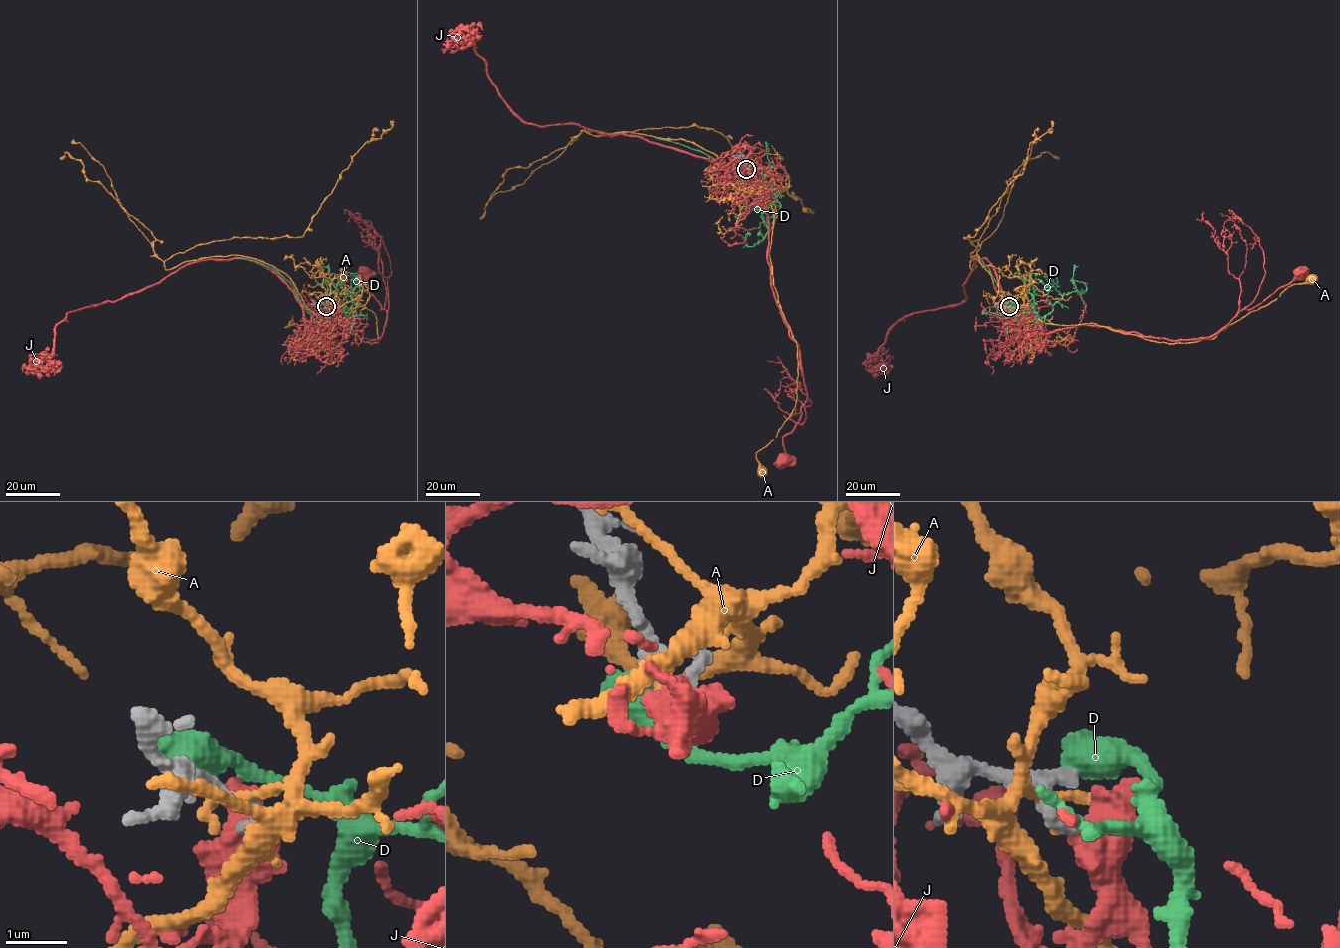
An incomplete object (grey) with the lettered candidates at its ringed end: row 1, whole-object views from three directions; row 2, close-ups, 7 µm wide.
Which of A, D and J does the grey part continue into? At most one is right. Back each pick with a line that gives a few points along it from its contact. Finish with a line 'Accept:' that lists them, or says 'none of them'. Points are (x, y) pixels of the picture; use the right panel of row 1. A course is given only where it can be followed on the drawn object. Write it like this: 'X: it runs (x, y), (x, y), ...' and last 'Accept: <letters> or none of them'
Accept: none of them

